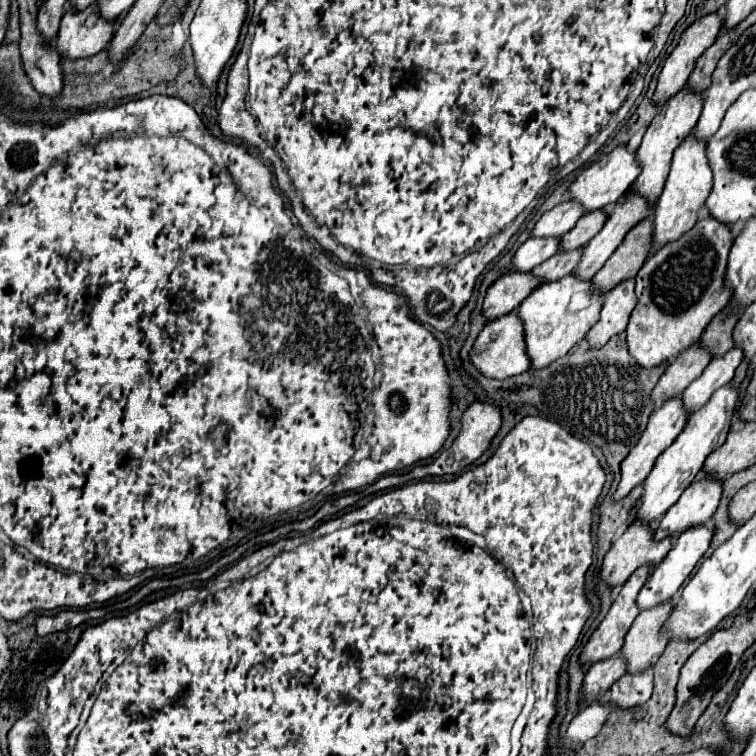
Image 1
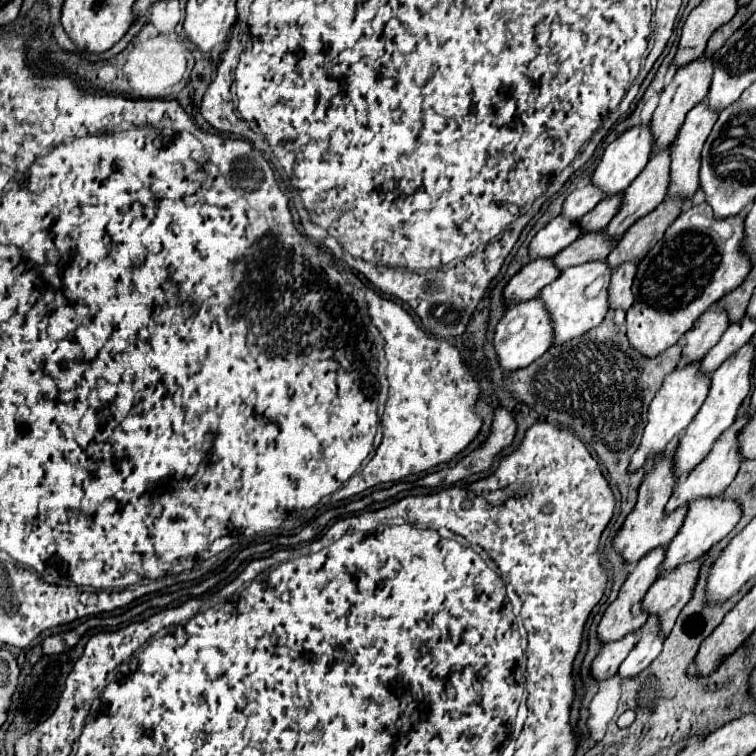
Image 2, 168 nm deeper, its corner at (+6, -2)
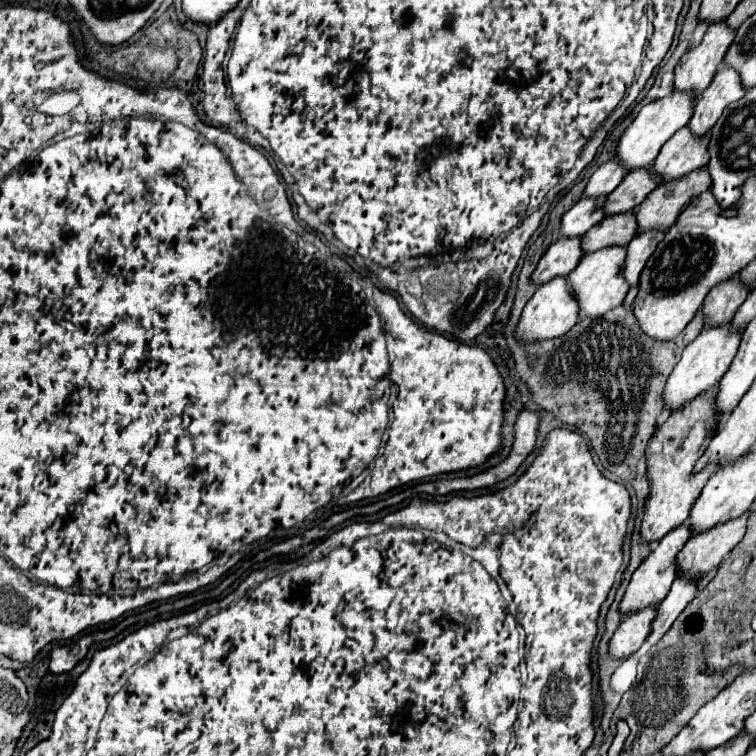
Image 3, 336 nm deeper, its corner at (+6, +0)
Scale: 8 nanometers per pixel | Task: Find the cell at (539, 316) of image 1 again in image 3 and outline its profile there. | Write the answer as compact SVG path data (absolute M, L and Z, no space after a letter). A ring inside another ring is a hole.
M614 245L614 247L594 251L594 253L586 253L586 257L578 263L578 267L572 273L568 273L566 279L570 281L570 287L574 289L582 315L600 317L602 313L622 305L622 301L630 289L630 285L626 285L626 279L622 277L624 259L626 259L626 247Z

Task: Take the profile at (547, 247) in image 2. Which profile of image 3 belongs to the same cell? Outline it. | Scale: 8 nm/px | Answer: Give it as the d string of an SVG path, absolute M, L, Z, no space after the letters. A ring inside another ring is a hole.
M582 197L570 211L564 213L560 233L564 237L582 237L588 229L592 229L596 223L604 219L606 215L604 203L606 203L606 197L600 197L600 199Z

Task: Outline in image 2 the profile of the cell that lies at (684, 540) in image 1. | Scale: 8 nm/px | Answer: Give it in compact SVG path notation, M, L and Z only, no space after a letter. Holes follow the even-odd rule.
M722 497L694 501L692 507L688 507L682 529L666 549L666 557L660 565L660 571L672 571L680 563L690 563L694 559L700 559L712 547L712 543L718 543L720 539L724 539L738 521L740 521L740 507L736 501L724 501Z

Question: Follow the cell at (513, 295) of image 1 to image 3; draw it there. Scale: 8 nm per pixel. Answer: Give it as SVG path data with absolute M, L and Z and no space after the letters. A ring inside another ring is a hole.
M560 237L554 245L550 245L550 249L540 259L540 263L532 275L532 281L542 285L558 275L568 275L570 271L576 269L576 265L580 263L582 257L584 257L584 251L582 251L580 237L576 237L576 239Z

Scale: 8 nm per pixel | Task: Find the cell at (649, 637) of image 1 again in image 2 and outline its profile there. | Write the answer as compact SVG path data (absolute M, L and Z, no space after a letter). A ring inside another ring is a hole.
M702 559L684 563L670 573L662 573L662 577L654 581L642 601L642 611L658 617L664 637L668 637L680 609L688 603L692 595L700 563Z

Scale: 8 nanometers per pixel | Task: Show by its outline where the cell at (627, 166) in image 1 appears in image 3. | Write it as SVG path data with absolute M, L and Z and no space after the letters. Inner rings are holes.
M672 91L670 95L666 95L664 99L656 99L650 101L648 105L644 105L640 109L640 113L636 115L636 119L632 121L632 125L624 131L620 145L618 145L618 161L628 167L628 169L642 169L654 163L656 155L660 153L662 145L684 125L688 125L690 121L690 113L694 113L694 105L698 101L698 95L690 93L690 91Z

